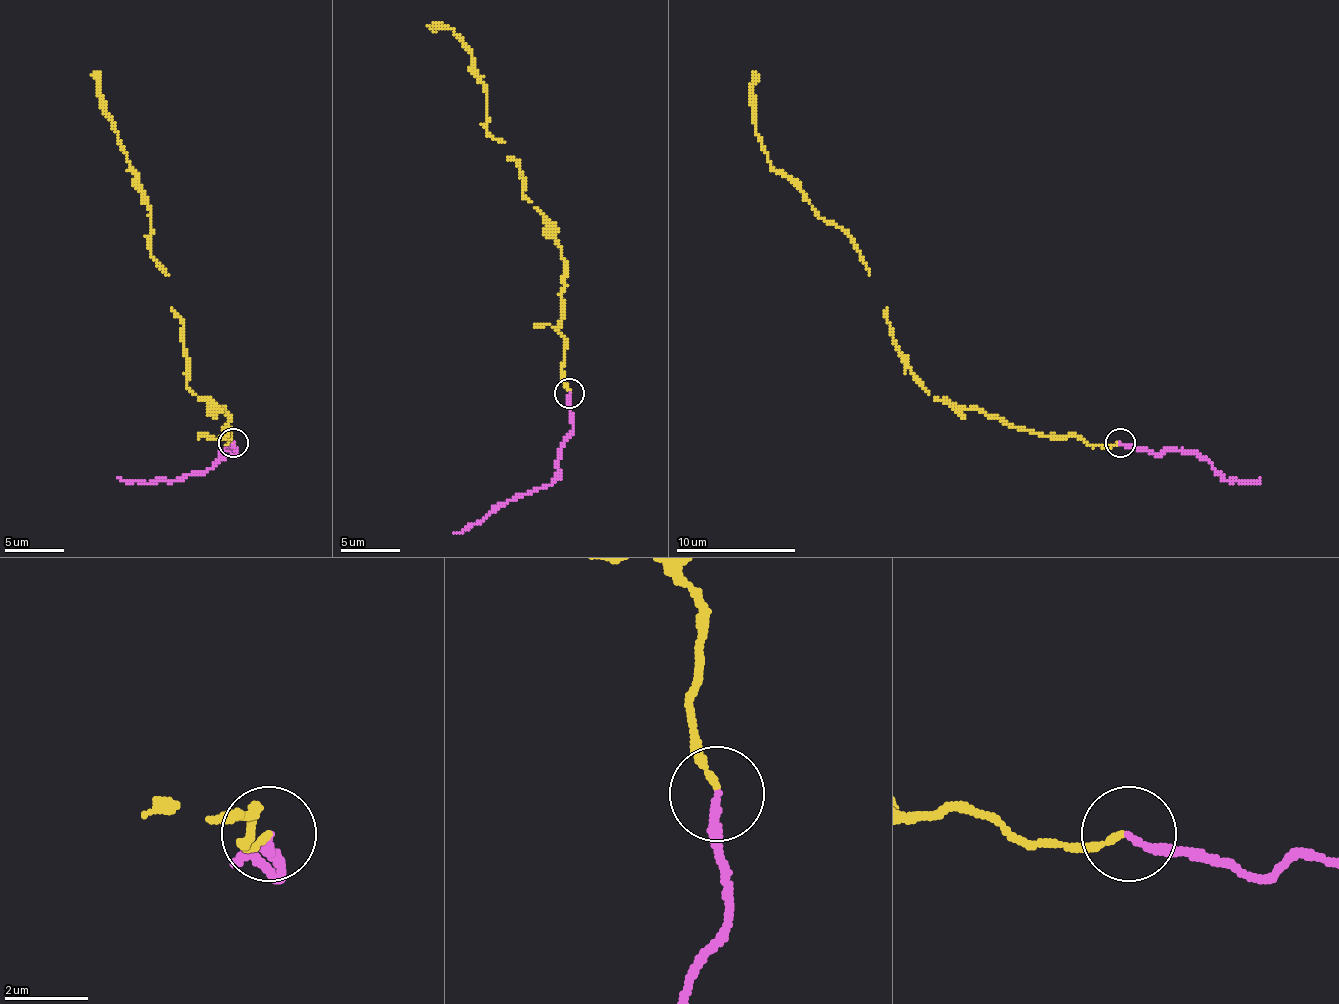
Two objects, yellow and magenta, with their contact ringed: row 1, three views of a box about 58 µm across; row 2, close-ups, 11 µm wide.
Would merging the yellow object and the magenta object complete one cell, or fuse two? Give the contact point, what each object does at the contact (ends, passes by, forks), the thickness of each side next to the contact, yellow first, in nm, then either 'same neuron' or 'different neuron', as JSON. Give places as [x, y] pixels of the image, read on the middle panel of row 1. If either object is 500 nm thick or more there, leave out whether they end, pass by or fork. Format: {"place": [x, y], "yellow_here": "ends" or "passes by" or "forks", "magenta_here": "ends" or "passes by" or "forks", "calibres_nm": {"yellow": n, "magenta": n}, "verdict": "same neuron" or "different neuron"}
{"place": [569, 393], "yellow_here": "ends", "magenta_here": "ends", "calibres_nm": {"yellow": 160, "magenta": 190}, "verdict": "same neuron"}

